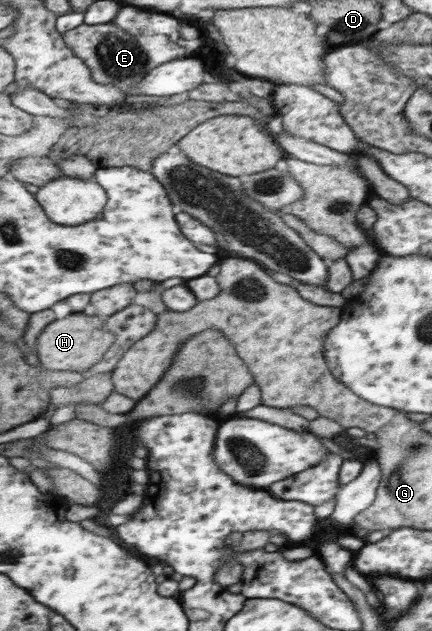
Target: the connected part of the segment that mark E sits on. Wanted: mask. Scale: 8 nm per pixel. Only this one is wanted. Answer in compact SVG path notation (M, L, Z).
M112 23L97 25L81 24L73 31L63 33L64 41L78 58L84 61L92 80L101 85L115 85L124 95L137 89L139 81L155 67L183 58L183 49L166 35L129 35Z

